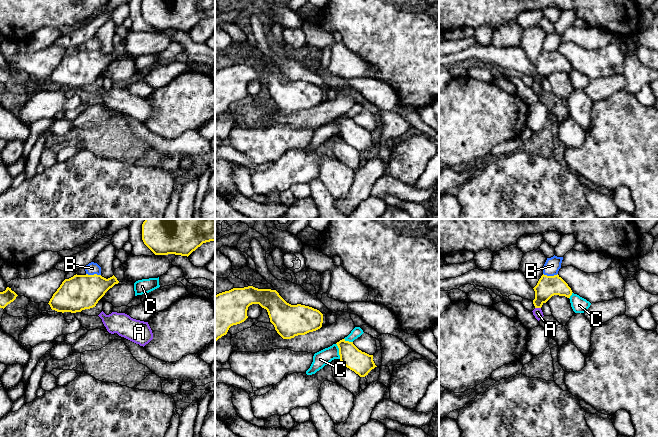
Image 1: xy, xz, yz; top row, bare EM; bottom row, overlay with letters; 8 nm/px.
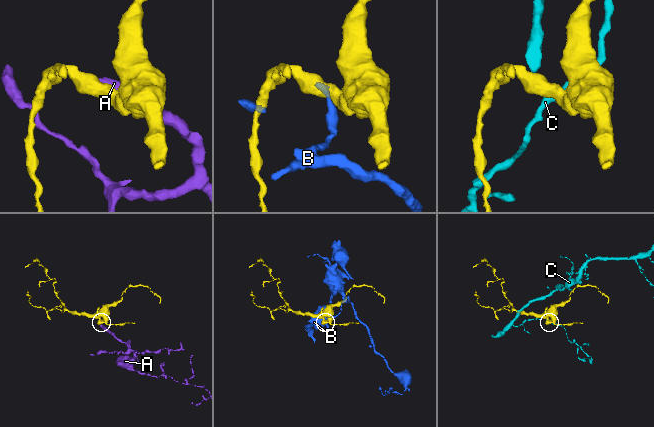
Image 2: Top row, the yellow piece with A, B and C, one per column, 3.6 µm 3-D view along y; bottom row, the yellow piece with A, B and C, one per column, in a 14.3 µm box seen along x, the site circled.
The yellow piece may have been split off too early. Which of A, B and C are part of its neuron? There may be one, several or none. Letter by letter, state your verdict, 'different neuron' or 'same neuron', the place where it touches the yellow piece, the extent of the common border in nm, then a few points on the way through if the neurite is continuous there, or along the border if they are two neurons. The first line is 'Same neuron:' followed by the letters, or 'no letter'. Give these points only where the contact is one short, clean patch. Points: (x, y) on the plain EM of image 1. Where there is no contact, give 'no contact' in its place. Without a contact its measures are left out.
Same neuron: A
A: same neuron; meets yellow in yz at (538, 83); contact 50 nm long; runs through yz (547, 62), (538, 77), (538, 83), (537, 88)
B: different neuron; meets yellow in xy at (94, 50); contact 120 nm long; border along xy (86, 49), (100, 51)
C: different neuron; meets yellow in xz at (339, 127); contact 130 nm long; border along xz (336, 119), (340, 134)

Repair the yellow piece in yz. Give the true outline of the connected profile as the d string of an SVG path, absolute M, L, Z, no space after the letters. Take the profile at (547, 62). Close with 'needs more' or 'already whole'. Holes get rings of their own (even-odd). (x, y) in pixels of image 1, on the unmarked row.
M543 50L533 65L535 67L535 75L533 76L535 85L532 88L538 97L544 92L541 86L542 81L552 72L559 71L570 74L573 69L568 60L558 50L554 52Z | needs more

